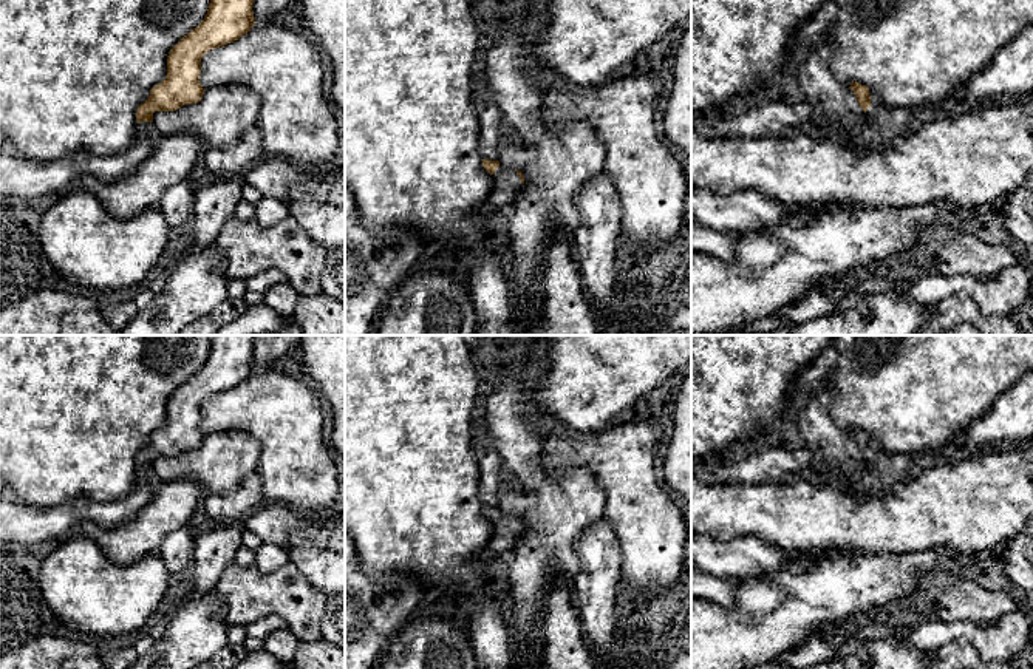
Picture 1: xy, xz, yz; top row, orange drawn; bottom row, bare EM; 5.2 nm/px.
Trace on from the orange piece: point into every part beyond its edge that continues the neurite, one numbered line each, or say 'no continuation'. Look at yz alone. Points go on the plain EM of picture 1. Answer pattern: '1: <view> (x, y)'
1: yz (886, 472)

